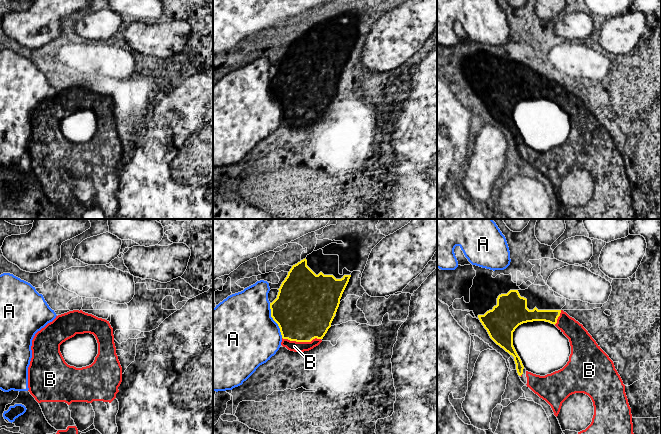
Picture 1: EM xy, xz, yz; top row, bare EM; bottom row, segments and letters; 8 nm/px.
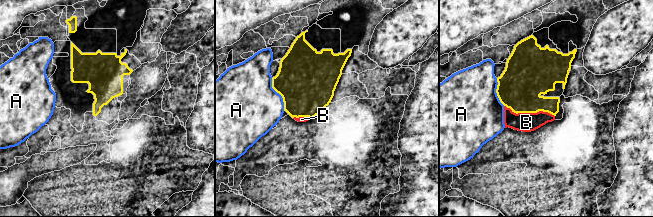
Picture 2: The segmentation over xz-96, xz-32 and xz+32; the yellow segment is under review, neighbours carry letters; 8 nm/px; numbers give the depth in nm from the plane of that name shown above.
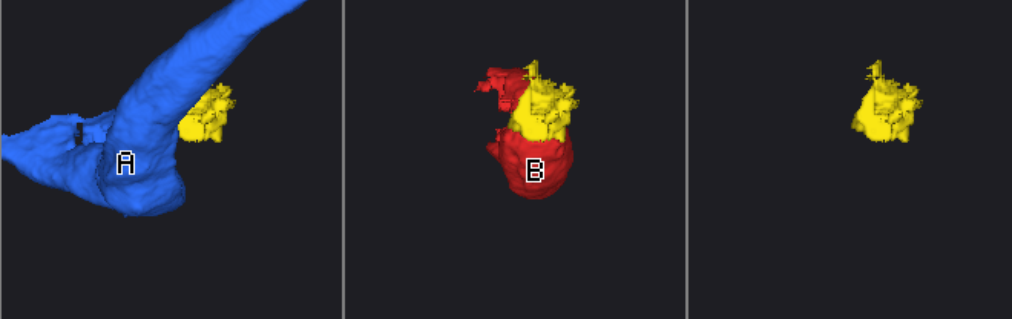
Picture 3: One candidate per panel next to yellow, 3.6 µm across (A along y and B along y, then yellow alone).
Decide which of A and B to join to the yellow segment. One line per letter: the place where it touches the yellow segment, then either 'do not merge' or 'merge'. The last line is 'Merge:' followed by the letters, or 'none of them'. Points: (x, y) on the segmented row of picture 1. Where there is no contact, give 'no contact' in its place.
A: xz (273, 319) | do not merge
B: xz (301, 341) | merge
Merge: B

